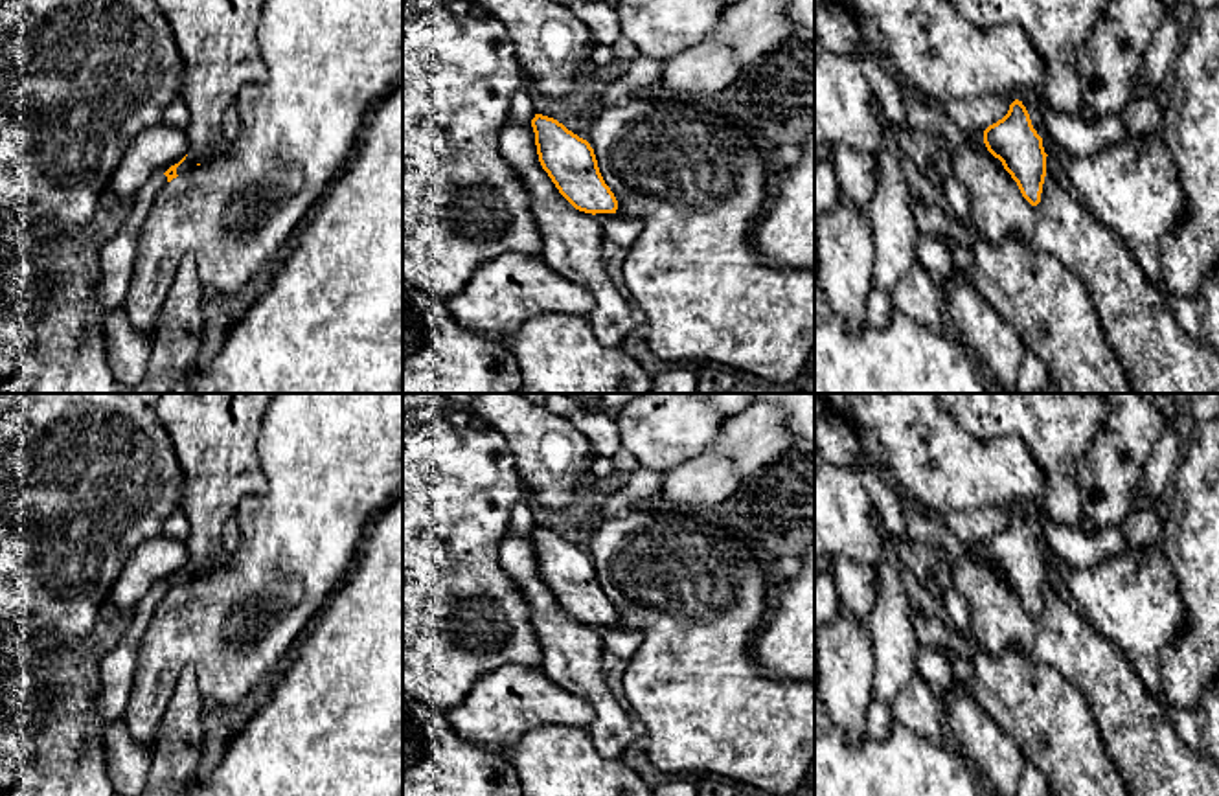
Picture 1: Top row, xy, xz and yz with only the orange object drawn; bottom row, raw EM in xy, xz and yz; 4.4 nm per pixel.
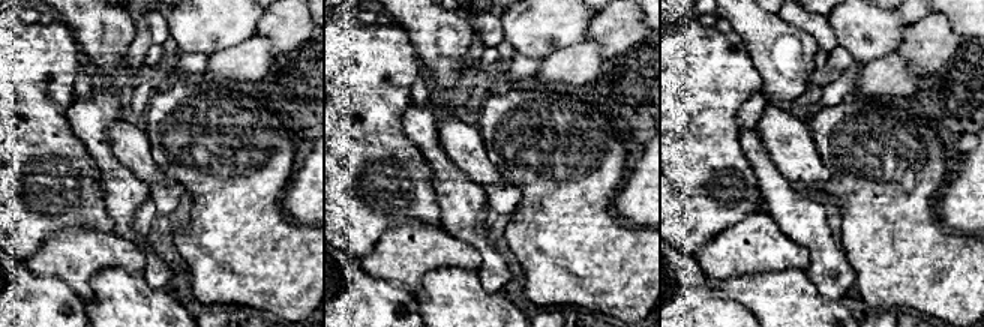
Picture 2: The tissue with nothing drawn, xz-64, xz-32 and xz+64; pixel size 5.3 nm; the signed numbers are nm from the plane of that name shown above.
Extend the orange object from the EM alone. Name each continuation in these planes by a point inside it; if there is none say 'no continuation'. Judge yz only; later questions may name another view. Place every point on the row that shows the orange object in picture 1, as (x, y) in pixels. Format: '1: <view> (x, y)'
1: yz (1037, 120)

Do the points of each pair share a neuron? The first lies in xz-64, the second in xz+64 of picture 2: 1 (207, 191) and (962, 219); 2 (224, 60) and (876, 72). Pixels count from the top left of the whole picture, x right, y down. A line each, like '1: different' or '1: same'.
1: different
2: same

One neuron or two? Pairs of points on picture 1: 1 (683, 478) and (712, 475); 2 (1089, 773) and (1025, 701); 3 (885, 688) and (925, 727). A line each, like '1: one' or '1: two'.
1: one
2: one
3: two

